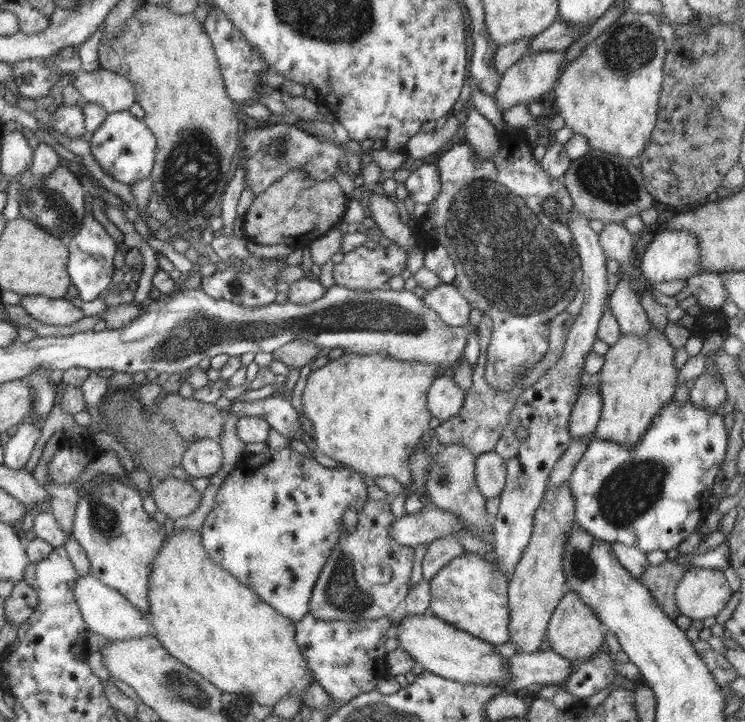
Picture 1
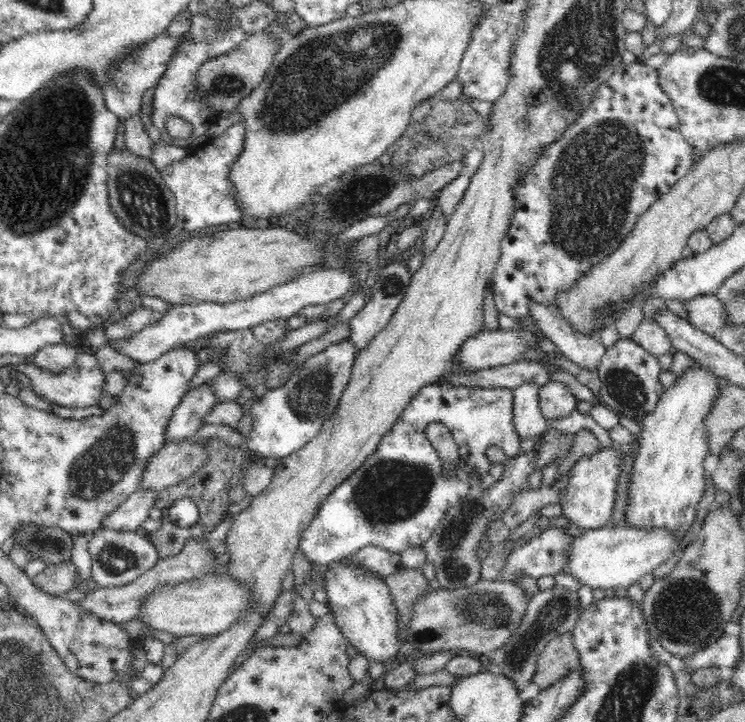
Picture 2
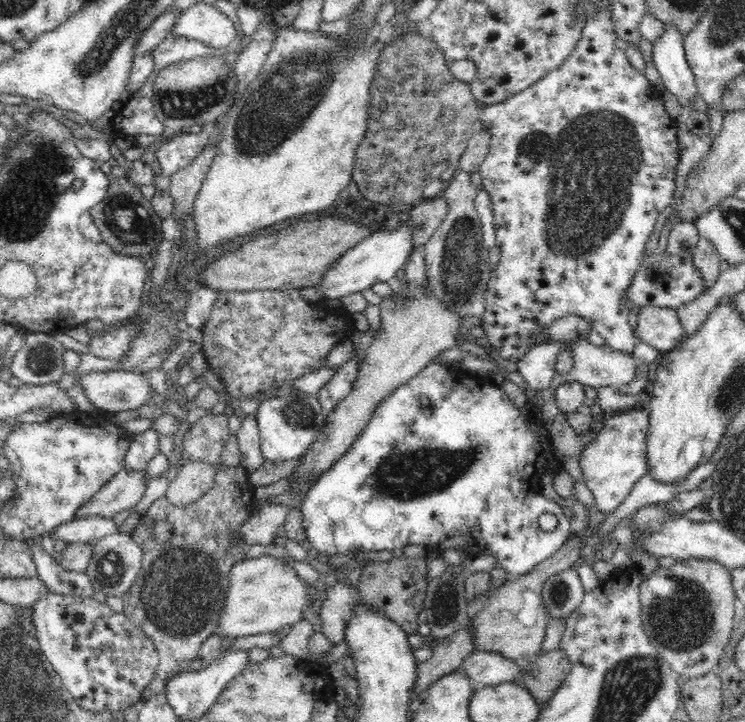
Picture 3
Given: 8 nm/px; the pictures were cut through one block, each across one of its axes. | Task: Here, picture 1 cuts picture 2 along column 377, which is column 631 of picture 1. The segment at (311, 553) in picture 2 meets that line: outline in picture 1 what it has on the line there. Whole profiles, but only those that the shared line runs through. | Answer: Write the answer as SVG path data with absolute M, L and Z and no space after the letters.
M674 398L672 401L665 405L665 408L660 410L660 413L654 418L652 425L648 428L648 431L642 436L642 440L634 446L634 448L628 448L624 444L616 444L612 440L600 440L600 438L592 439L586 447L586 451L581 456L580 461L574 467L574 472L571 474L571 478L568 484L574 504L576 504L576 515L574 515L574 521L578 526L588 531L591 535L594 535L597 539L610 542L621 542L626 546L634 546L642 550L642 552L648 553L653 550L672 550L677 548L678 545L693 532L697 531L698 522L704 520L705 514L709 510L710 504L708 499L713 495L713 483L716 475L720 472L721 464L723 464L726 456L726 450L728 445L728 430L725 430L723 426L722 417L717 416L716 412L709 409L697 408L692 402L687 403L685 406L676 406Z

